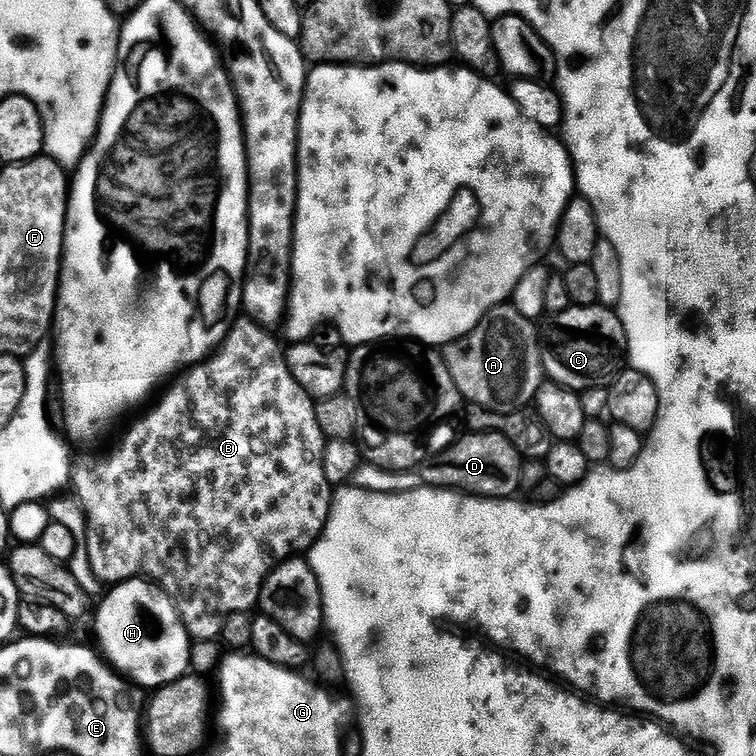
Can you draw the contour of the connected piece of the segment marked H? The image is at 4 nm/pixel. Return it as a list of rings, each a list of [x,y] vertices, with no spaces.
[[[143,578],[123,580],[121,584],[109,587],[105,592],[108,593],[96,612],[96,636],[100,639],[99,651],[117,673],[123,674],[133,685],[141,684],[142,687],[148,688],[147,690],[164,688],[170,682],[189,675],[188,663],[192,660],[194,644],[174,602],[159,584]]]

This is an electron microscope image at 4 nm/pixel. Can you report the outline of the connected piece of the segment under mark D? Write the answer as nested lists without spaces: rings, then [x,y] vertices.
[[[497,432],[464,434],[457,444],[442,449],[431,460],[432,457],[418,468],[418,473],[427,487],[463,492],[470,496],[483,496],[486,500],[507,500],[521,491],[520,451]]]

